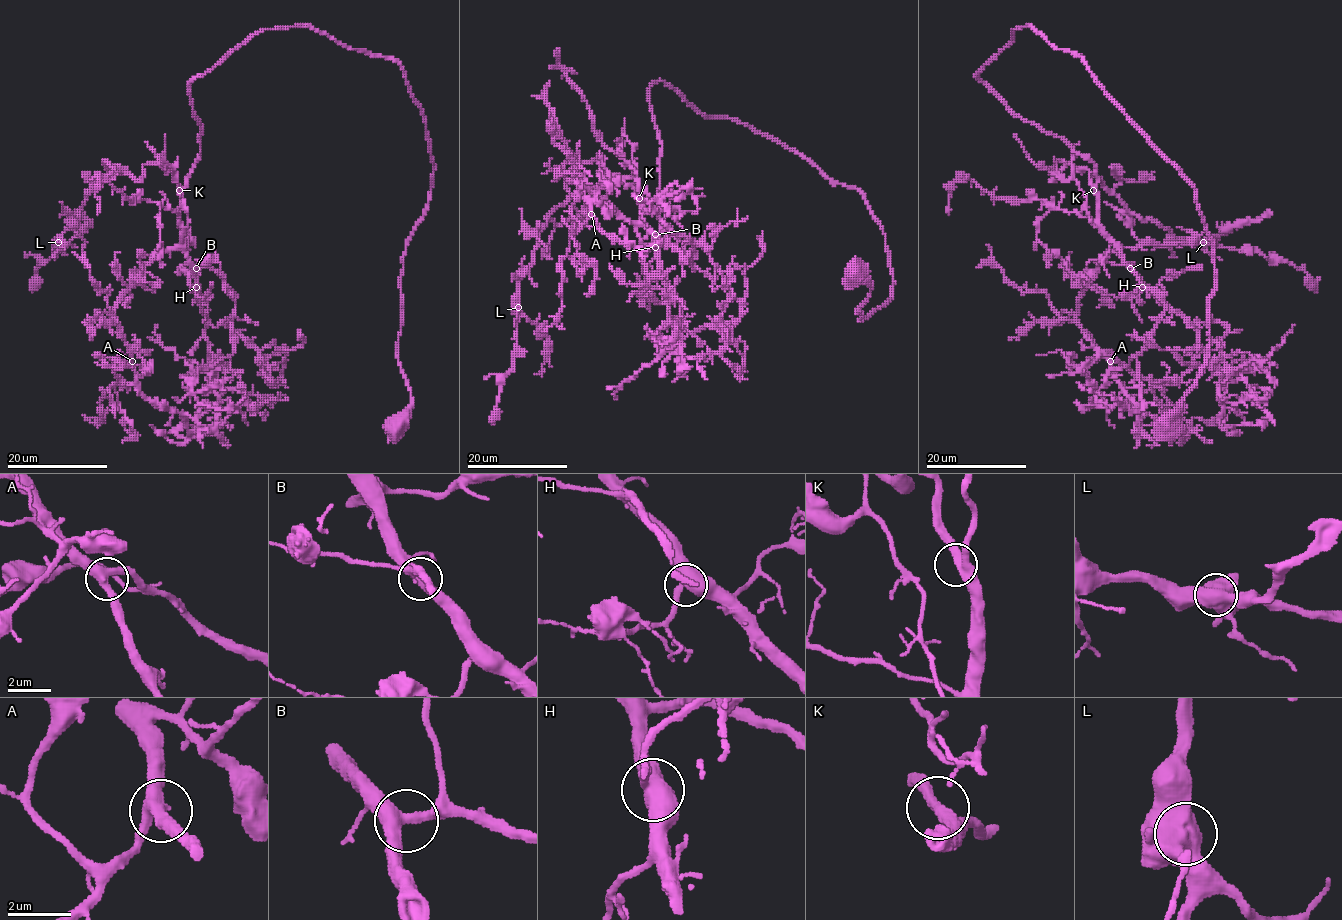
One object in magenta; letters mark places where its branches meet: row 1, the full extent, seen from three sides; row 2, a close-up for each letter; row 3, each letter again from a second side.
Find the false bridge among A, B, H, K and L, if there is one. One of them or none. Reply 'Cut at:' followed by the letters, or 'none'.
Cut at: none

